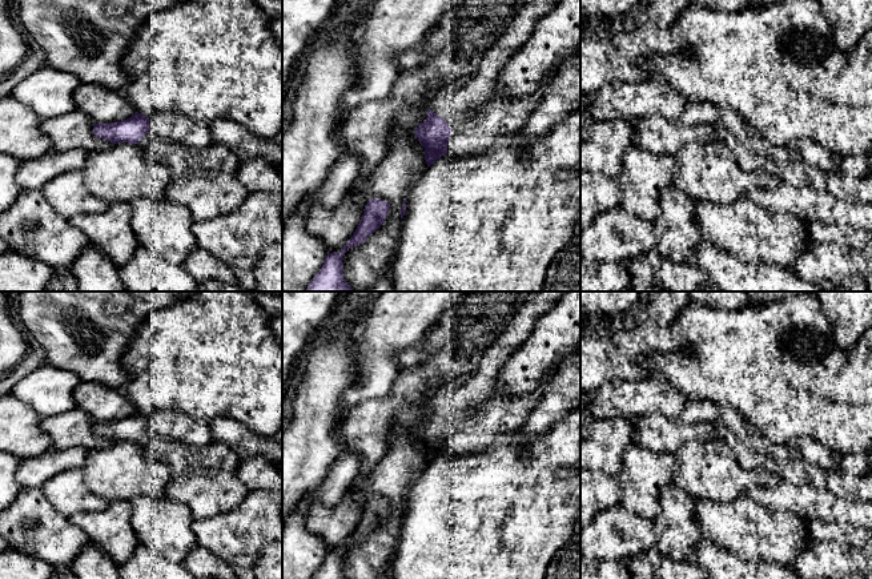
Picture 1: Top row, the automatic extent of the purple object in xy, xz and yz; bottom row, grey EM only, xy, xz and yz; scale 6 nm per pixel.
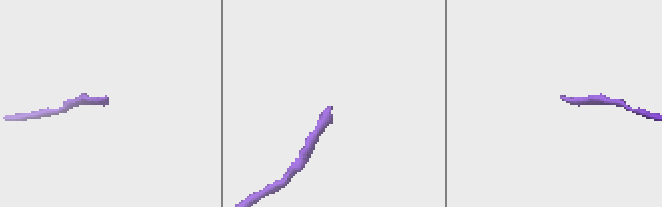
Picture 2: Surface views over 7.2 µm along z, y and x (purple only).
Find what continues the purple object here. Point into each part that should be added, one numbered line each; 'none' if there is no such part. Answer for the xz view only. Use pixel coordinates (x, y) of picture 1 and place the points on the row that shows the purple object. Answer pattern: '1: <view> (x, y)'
1: xz (478, 115)

